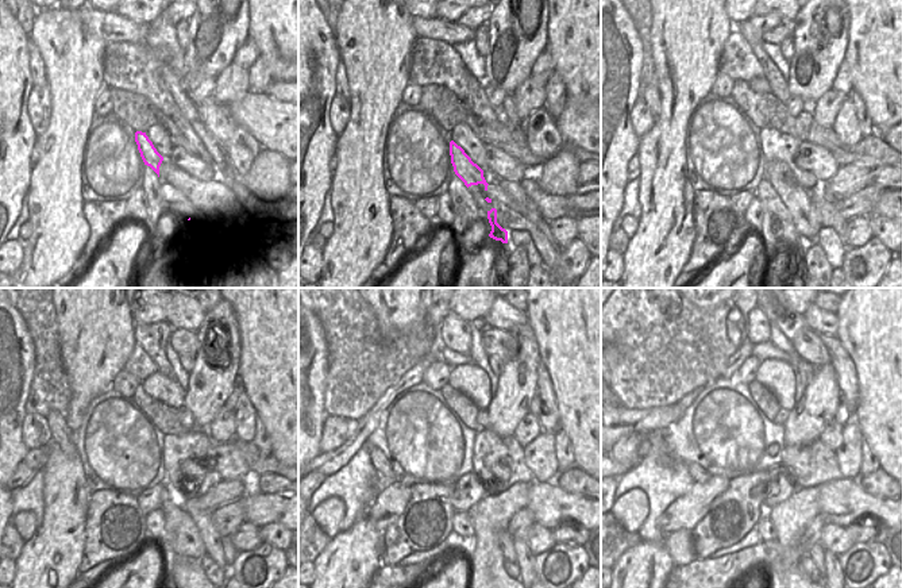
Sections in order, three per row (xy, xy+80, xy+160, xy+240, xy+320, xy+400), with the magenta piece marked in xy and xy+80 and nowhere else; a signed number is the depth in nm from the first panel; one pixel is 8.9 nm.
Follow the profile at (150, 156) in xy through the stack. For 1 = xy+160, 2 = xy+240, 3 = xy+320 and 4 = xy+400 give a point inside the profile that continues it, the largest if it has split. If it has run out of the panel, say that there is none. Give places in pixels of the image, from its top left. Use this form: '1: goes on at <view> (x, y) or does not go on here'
1: goes on at xy+160 (808, 223)
2: goes on at xy+240 (203, 519)
3: goes on at xy+320 (525, 560)
4: goes on at xy+400 (831, 560)

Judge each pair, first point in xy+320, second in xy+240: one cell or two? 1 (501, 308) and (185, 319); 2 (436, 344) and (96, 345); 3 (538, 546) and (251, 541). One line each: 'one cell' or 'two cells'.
1: one cell
2: one cell
3: one cell

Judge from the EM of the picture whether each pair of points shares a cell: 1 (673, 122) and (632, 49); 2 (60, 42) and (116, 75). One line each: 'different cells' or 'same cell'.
1: different cells
2: different cells

